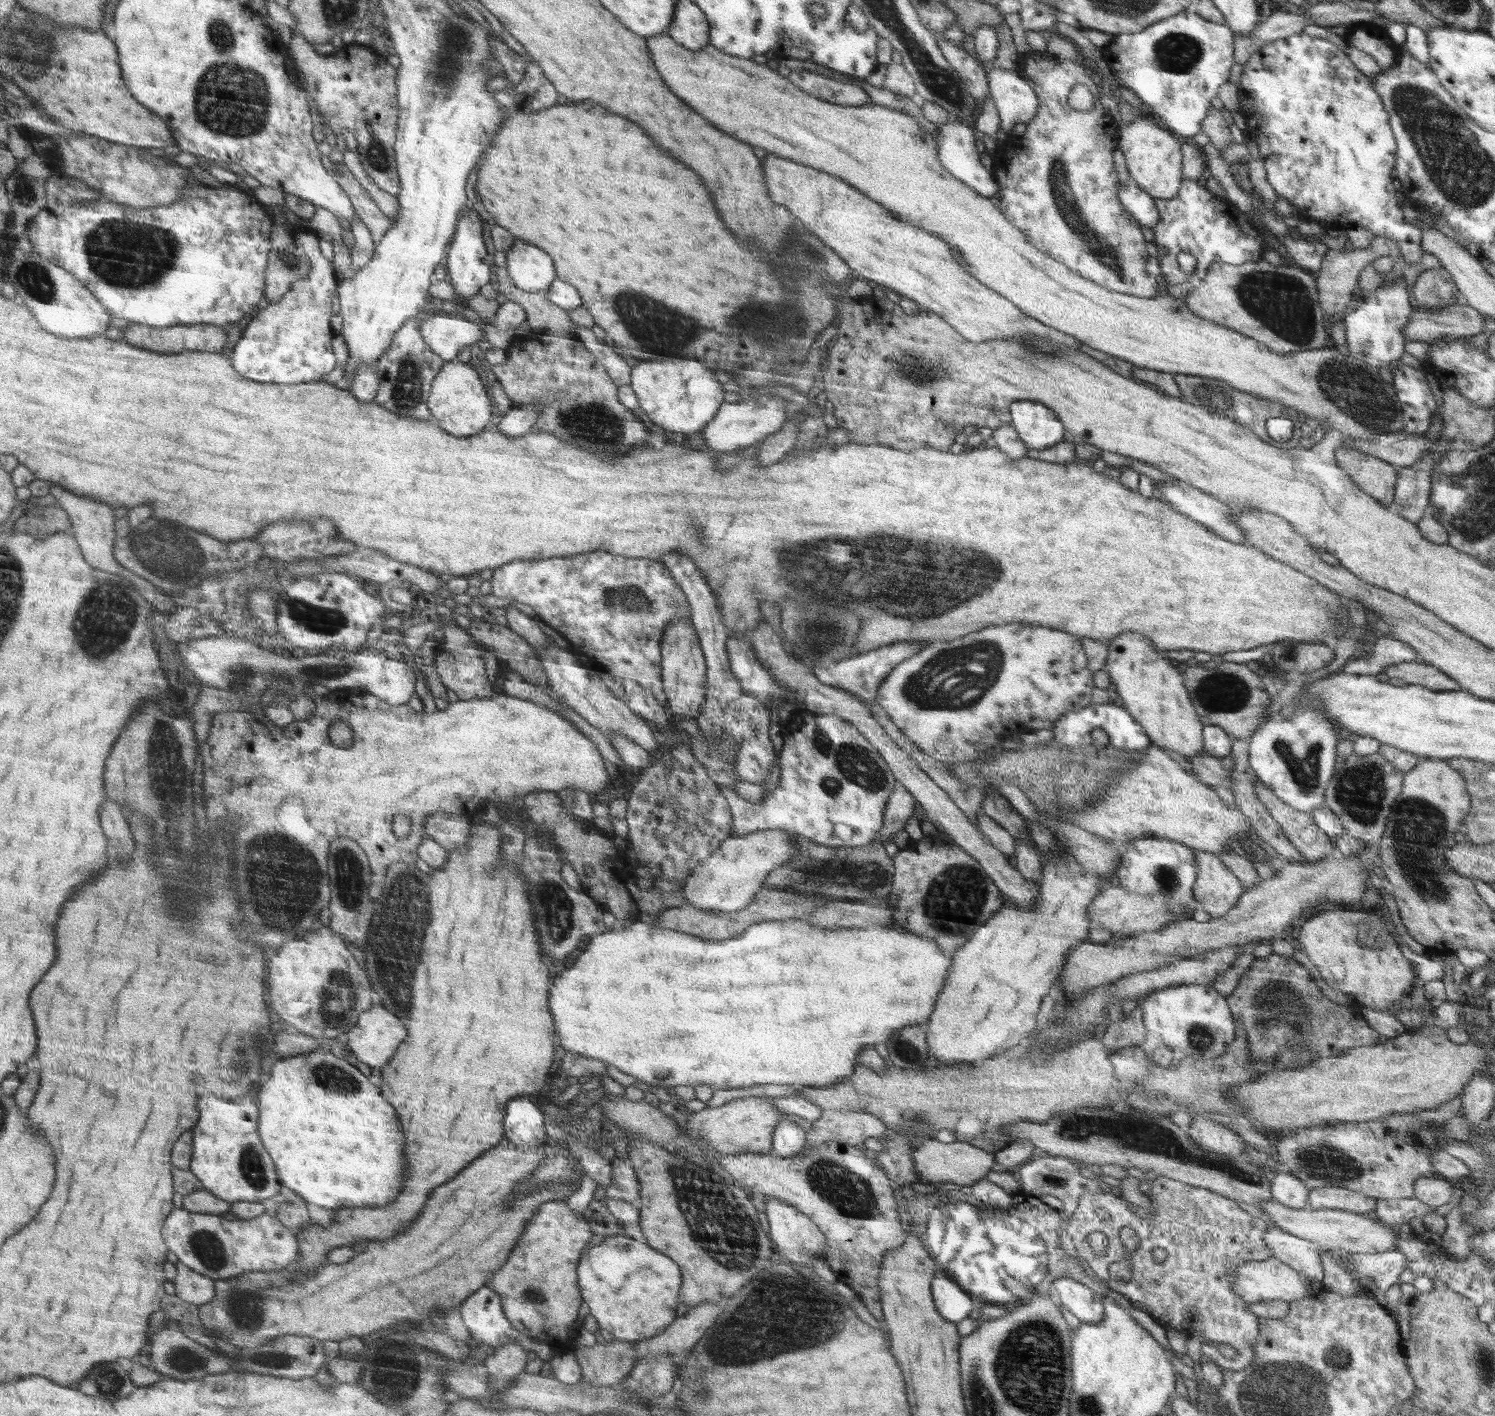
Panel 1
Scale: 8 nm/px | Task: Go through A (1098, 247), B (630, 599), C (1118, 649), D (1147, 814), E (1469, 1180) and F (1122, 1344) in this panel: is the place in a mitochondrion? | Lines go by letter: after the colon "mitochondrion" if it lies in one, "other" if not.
A: mitochondrion
B: mitochondrion
C: other
D: other
E: other
F: other

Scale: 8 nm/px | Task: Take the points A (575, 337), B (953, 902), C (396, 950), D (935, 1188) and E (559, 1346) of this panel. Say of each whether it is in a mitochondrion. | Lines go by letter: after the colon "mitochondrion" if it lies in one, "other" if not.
A: other
B: mitochondrion
C: mitochondrion
D: other
E: other

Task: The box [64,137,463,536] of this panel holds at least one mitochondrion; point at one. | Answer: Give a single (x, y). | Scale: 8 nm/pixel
(125, 252)

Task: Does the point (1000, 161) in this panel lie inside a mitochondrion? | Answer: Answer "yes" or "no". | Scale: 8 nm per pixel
no

